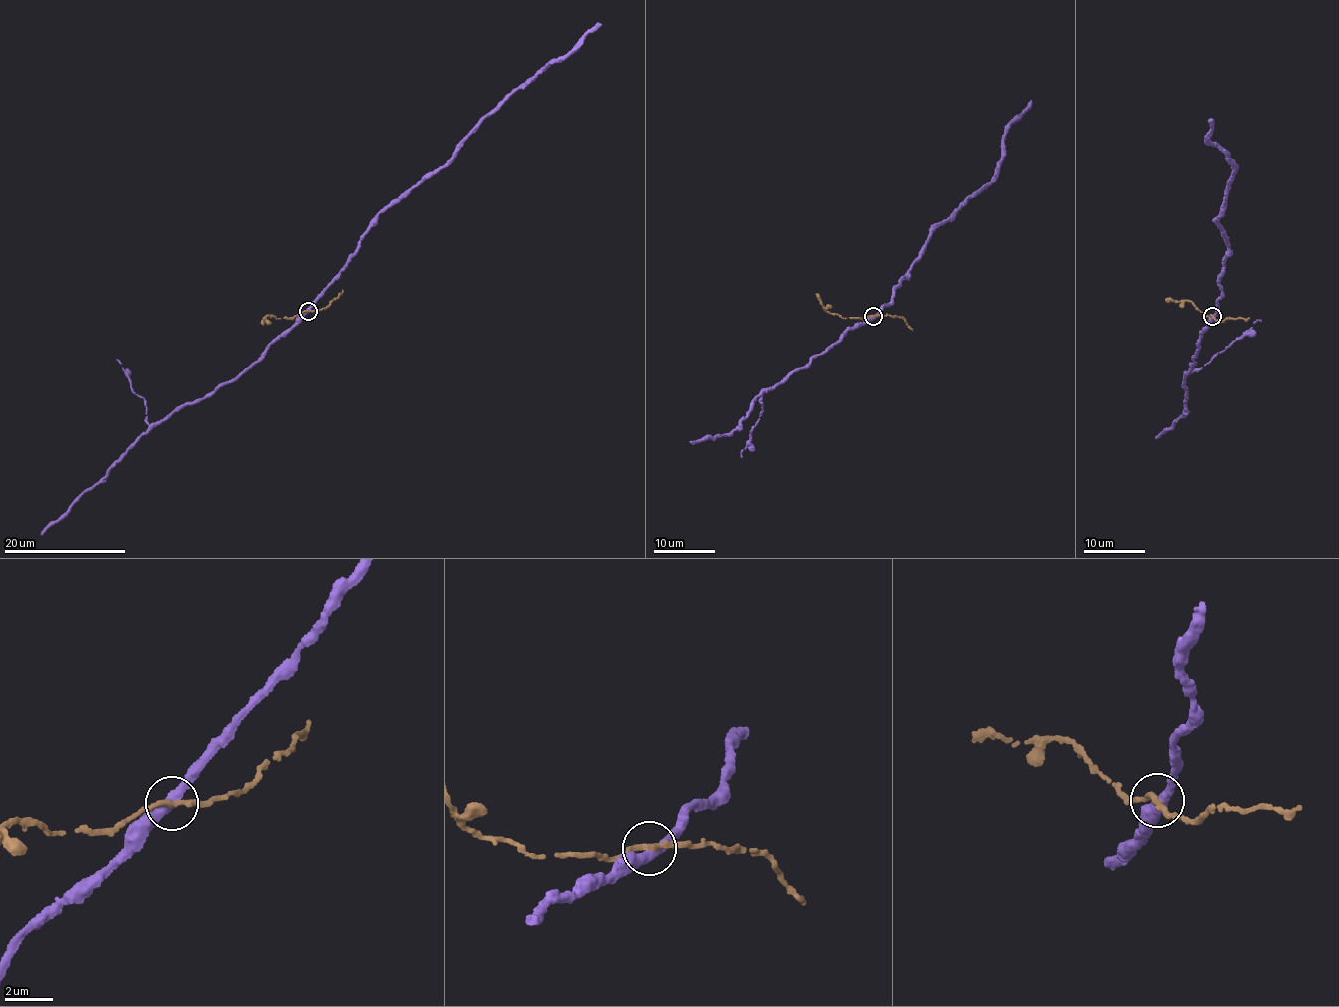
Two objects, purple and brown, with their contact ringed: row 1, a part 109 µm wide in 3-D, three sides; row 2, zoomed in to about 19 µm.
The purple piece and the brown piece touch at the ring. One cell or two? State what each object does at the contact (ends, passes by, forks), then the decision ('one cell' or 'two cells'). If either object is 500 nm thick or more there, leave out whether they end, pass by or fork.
purple passes by | brown passes by | two cells

